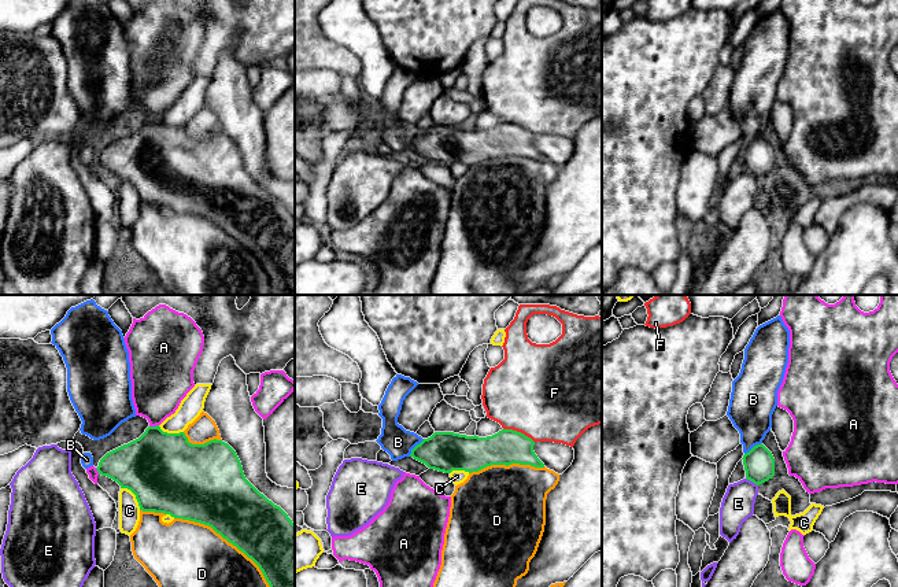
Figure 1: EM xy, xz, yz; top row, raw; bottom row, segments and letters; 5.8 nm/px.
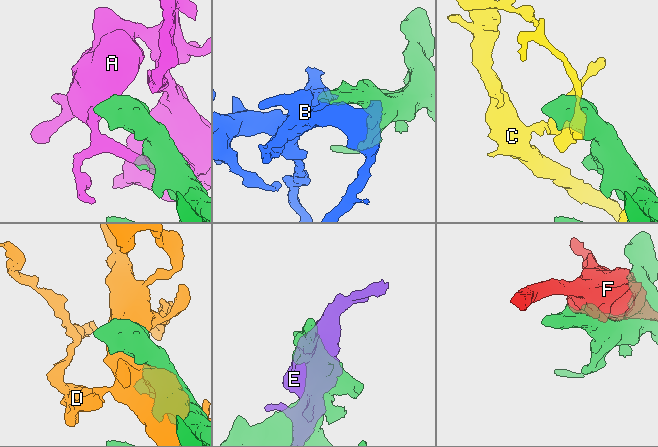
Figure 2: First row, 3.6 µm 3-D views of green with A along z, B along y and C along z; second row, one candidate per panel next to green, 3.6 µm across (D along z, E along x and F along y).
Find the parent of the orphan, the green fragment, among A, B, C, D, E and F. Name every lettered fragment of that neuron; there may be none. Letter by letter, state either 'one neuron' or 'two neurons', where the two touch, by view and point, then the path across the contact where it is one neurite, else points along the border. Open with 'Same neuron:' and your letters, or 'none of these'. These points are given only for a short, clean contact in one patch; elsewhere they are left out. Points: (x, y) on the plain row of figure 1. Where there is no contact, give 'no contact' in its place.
Same neuron: B
A: two neurons; contact xy (154, 120)
B: one neuron; contact xz (414, 140); way xz (444, 144), (428, 144), (414, 140), (398, 135)
C: two neurons; contact xy (135, 187)
D: two neurons; contact xy (233, 237)
E: two neurons; contact yz (751, 173)
F: two neurons; contact xz (518, 125)

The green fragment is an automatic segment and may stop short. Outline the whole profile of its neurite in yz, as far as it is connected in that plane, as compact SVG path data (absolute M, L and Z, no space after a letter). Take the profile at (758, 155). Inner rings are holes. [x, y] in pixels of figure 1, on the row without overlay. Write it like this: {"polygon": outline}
{"polygon": "M780 8L760 18L744 41L739 69L732 74L727 108L740 126L746 171L760 178L775 169L775 151L762 137L772 121L772 107L777 99L777 84L788 56L790 23Z"}

